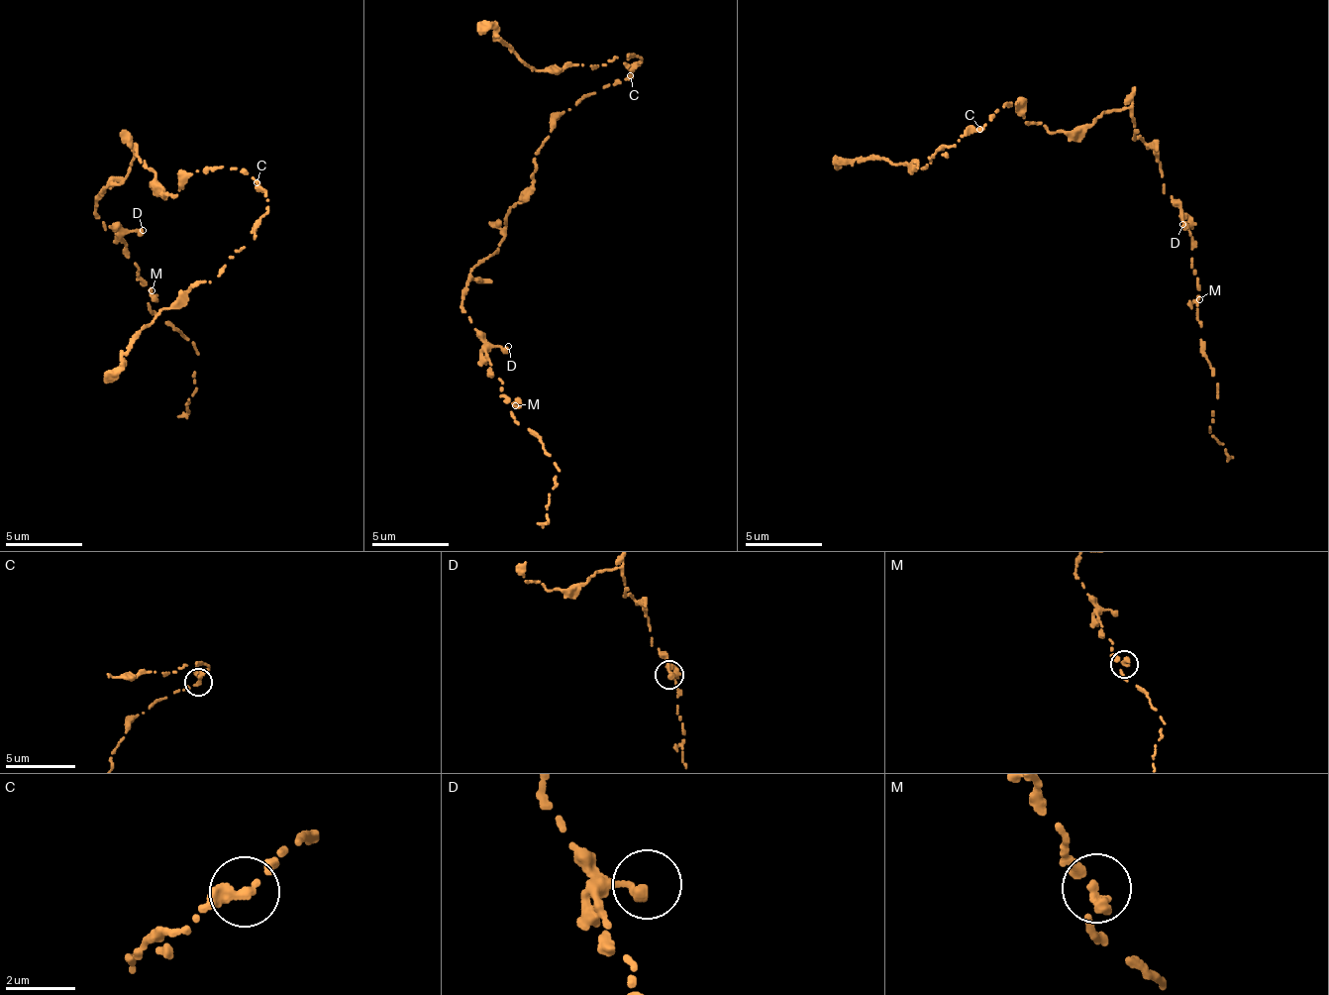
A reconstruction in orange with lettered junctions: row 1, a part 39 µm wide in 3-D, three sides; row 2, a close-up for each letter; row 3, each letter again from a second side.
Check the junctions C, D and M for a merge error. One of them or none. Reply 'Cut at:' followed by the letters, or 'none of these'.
Cut at: none of these

